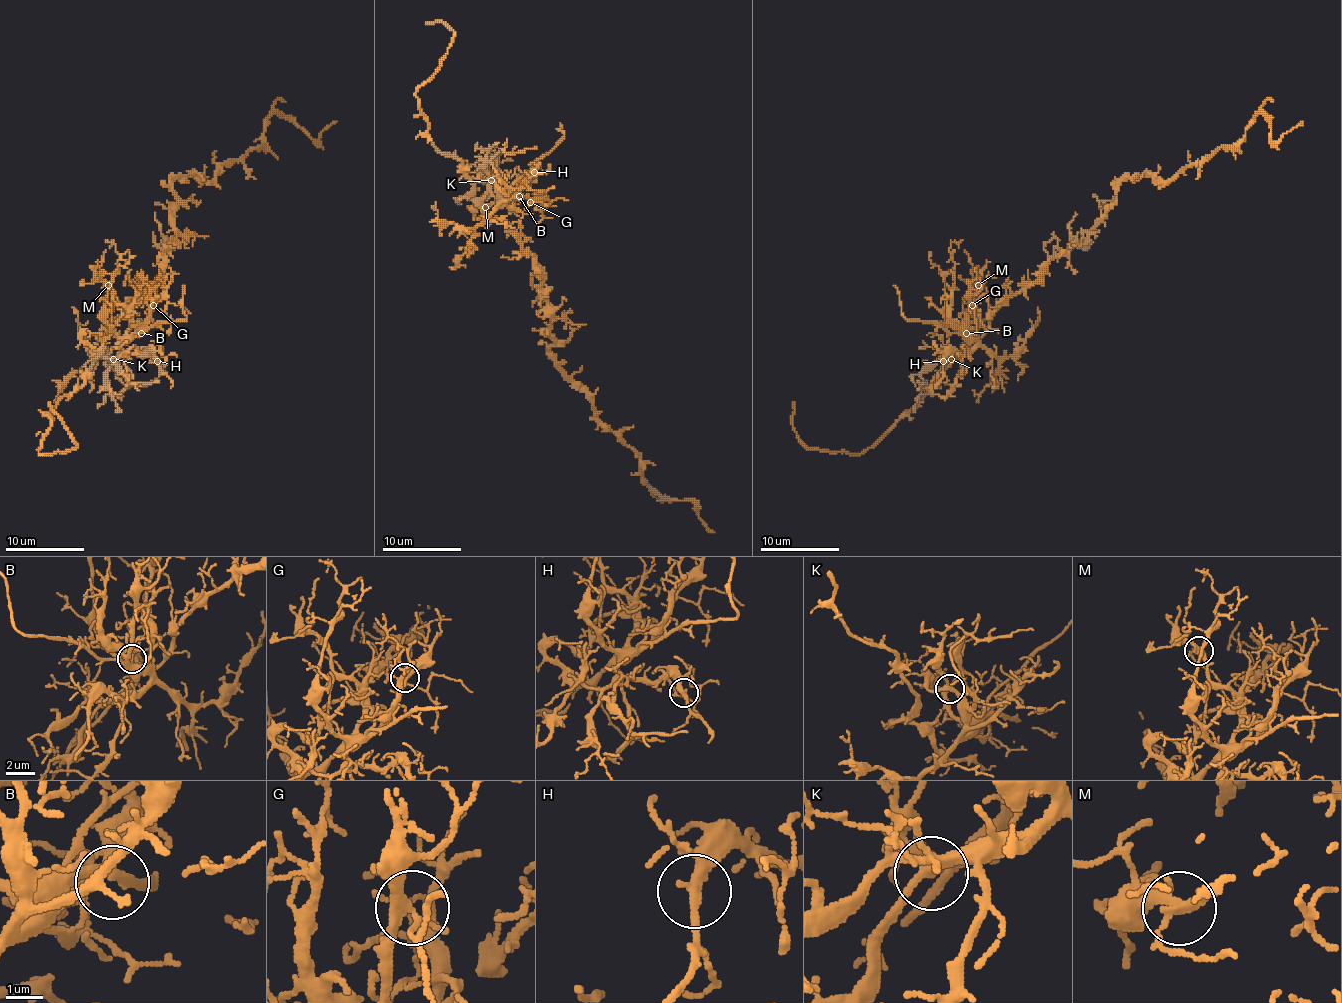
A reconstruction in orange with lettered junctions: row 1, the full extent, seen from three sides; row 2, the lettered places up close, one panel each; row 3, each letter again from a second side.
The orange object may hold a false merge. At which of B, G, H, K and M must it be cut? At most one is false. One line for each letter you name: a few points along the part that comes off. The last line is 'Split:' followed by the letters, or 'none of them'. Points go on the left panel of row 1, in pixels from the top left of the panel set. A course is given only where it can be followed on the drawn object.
M: course (107, 285), (131, 321), (123, 337), (105, 321), (119, 254), (111, 240)
Split: M

